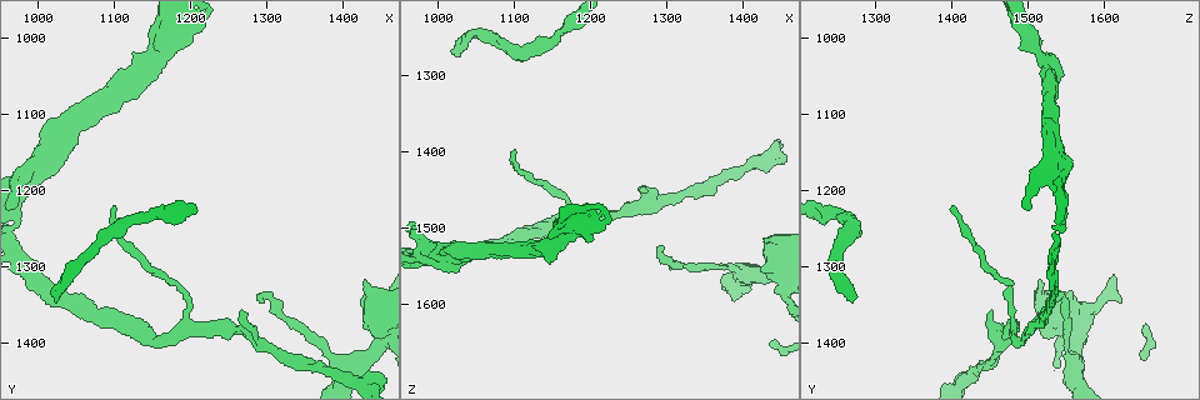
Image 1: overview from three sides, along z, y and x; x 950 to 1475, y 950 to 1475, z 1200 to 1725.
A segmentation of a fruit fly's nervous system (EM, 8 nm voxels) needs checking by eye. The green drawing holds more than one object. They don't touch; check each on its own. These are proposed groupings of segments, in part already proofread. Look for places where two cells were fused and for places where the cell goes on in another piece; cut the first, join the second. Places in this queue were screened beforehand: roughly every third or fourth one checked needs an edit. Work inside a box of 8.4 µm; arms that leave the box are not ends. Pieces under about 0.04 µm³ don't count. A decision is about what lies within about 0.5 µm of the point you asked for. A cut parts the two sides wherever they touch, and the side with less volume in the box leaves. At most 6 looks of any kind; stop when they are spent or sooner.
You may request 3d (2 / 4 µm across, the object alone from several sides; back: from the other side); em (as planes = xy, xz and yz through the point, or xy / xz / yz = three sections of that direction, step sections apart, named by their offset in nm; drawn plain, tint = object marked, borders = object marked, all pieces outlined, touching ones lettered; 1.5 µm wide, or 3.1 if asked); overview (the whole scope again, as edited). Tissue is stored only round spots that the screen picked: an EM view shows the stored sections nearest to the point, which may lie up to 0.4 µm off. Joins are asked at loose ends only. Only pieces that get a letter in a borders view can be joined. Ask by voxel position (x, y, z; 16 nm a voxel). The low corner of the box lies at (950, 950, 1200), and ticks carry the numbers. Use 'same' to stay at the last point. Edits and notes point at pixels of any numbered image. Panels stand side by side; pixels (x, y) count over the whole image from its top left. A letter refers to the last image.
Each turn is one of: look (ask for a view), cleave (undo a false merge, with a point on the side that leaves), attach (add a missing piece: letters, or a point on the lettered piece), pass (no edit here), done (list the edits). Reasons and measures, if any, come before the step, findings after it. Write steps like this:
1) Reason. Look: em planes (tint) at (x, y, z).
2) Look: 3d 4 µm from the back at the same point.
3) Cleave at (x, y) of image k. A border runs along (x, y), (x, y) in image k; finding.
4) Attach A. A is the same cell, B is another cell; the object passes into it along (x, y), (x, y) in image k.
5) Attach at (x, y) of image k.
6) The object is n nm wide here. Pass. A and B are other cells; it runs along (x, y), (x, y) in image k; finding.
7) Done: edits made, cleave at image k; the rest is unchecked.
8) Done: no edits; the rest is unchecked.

Free end. Look: em xy step 8 (borders) at (1430, 1320, 1515).

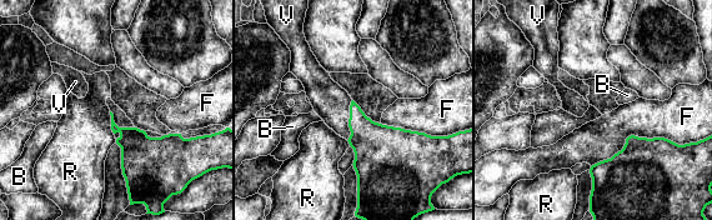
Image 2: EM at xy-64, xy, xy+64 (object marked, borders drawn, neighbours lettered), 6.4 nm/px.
Look: em planes (borders) at the same point.

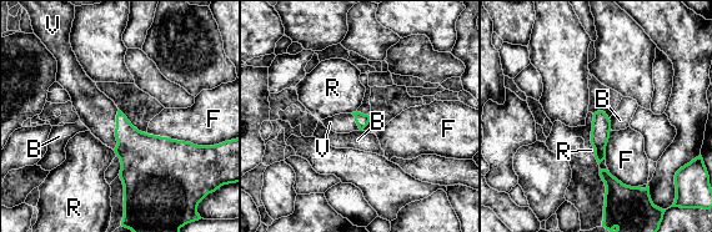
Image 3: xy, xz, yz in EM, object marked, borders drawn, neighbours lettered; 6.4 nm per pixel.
Attach V. V is the same cell, B, F and R are other cells; the object passes into it along (143, 156), (115, 130), (96, 111) in image 3; the cell continues.

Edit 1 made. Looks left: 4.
Look: 3d 4 µm at (1025, 1340, 1270).

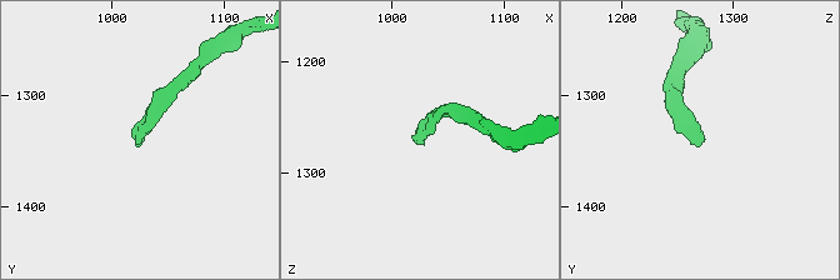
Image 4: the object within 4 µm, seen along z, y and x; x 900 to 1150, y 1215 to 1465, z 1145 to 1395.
Look: em yz step 4 (borders) at (1026, 1342, 1274).

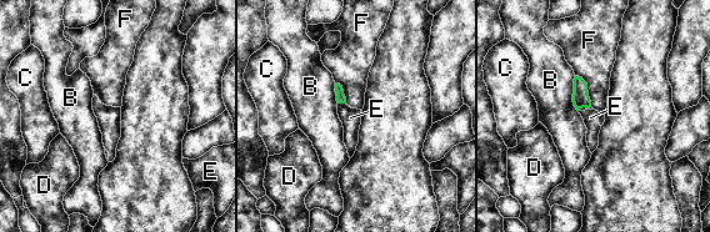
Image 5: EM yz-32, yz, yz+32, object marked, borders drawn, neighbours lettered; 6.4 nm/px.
Look: em planes (borders) at the same point.

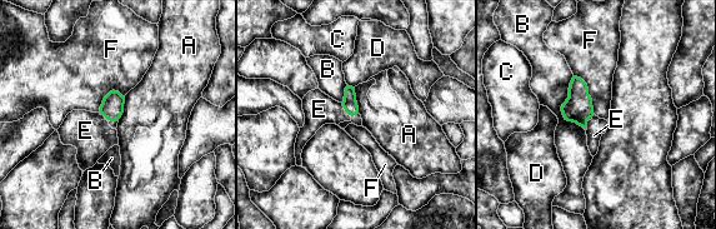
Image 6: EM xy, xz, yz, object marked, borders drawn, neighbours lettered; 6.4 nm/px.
The longest contact is with B, 360 nm. Attach E. E is the same cell, A, B, C, D and F are other cells; the cell continues.

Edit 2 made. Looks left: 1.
Done: edits made, attach at image 3, attach at image 6; the rest is unchecked.

